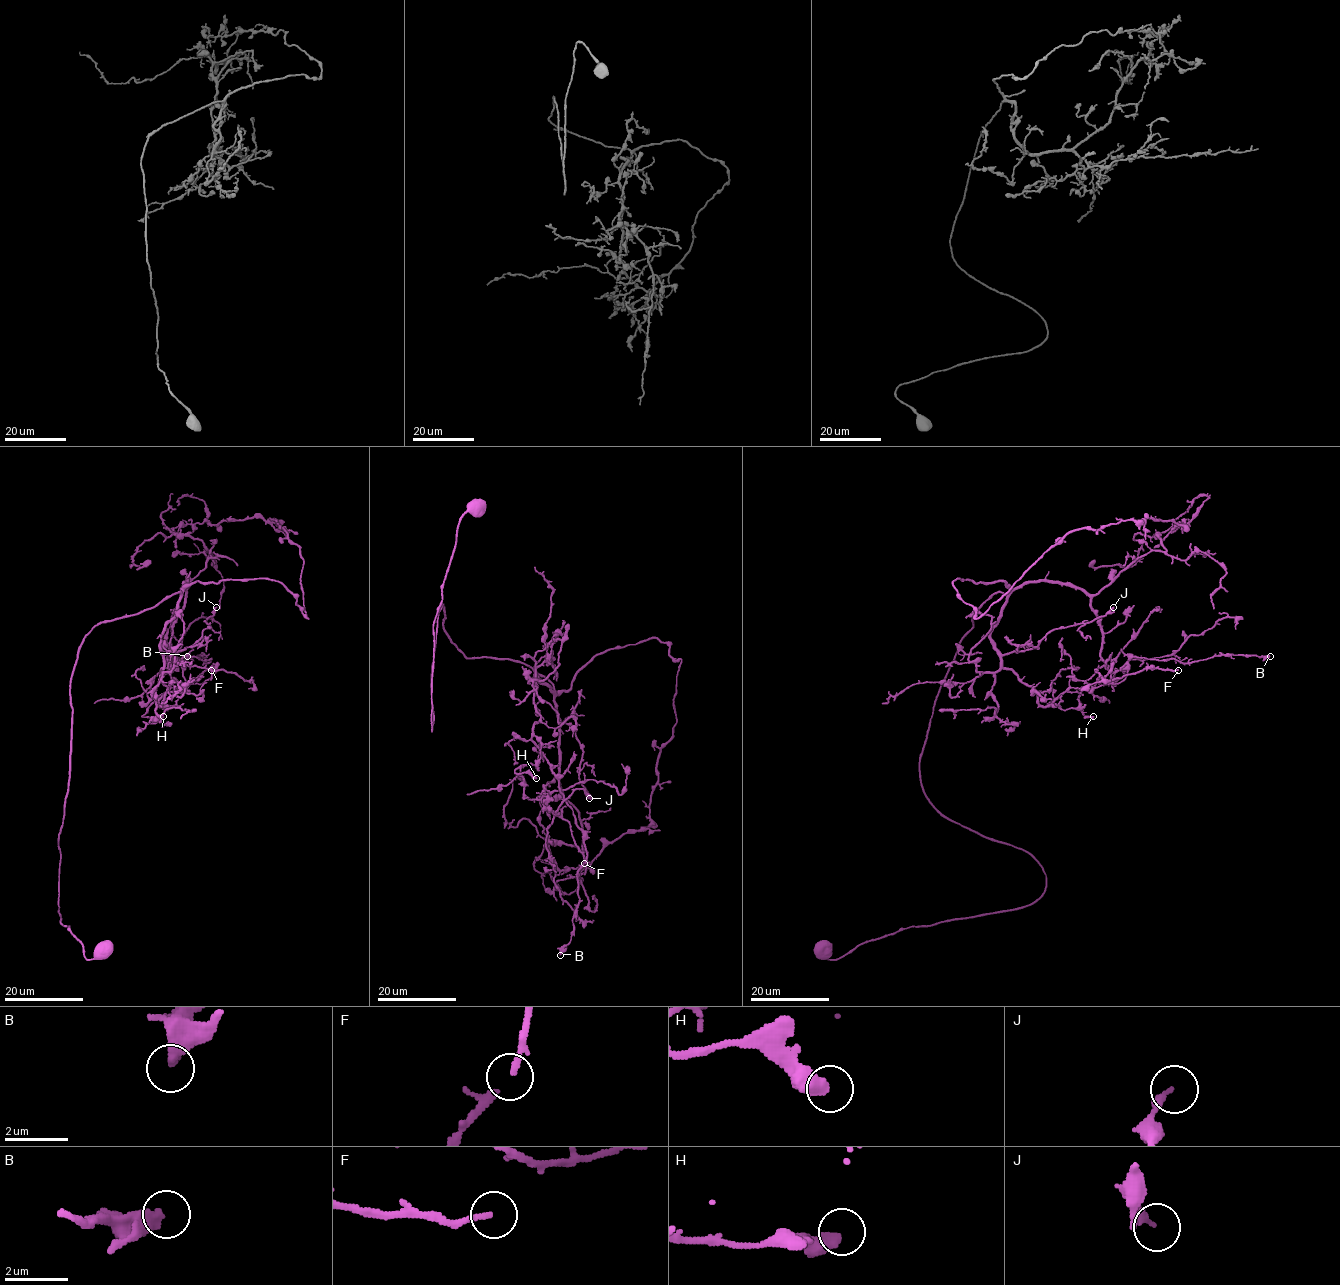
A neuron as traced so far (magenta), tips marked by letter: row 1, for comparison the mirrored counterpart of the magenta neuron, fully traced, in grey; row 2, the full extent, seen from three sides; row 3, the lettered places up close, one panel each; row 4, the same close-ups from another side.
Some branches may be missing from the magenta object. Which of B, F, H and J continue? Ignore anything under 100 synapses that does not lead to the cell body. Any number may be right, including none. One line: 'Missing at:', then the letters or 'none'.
Missing at: none

